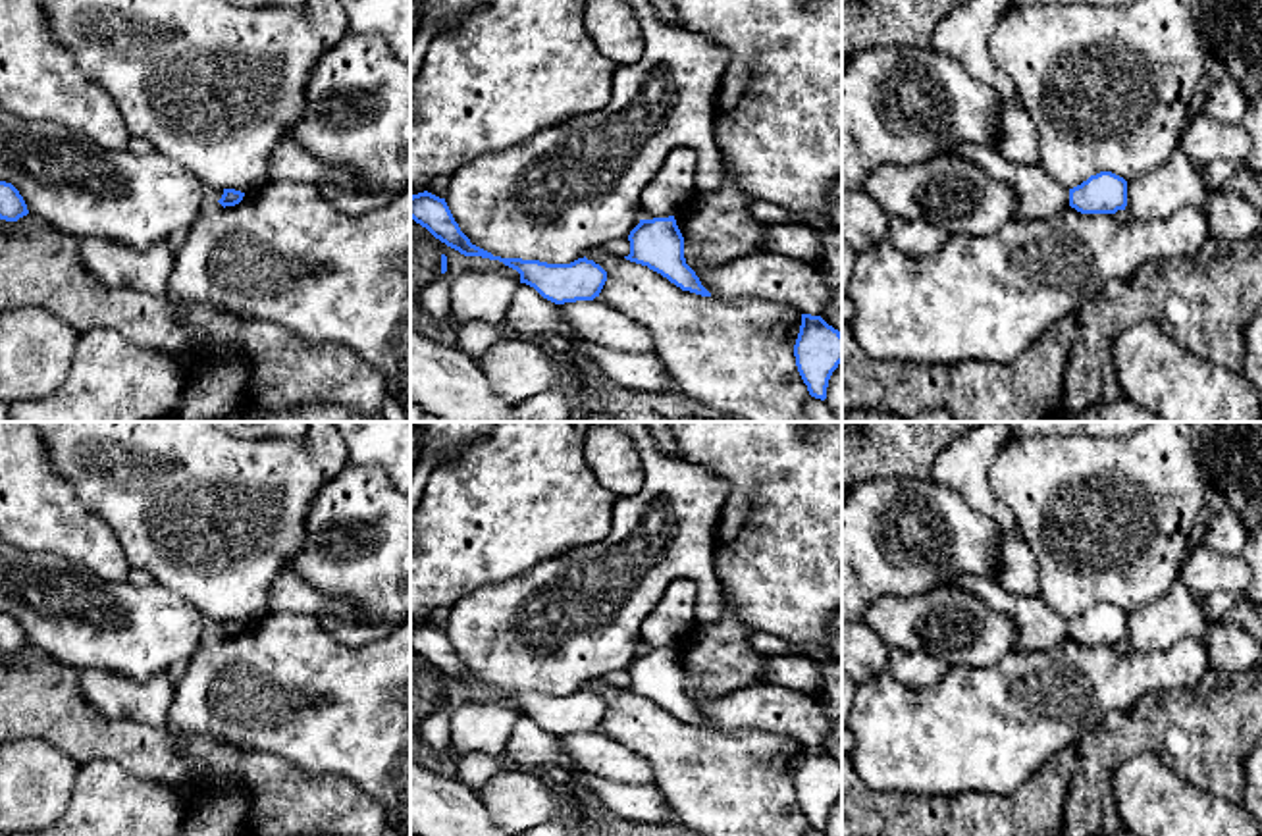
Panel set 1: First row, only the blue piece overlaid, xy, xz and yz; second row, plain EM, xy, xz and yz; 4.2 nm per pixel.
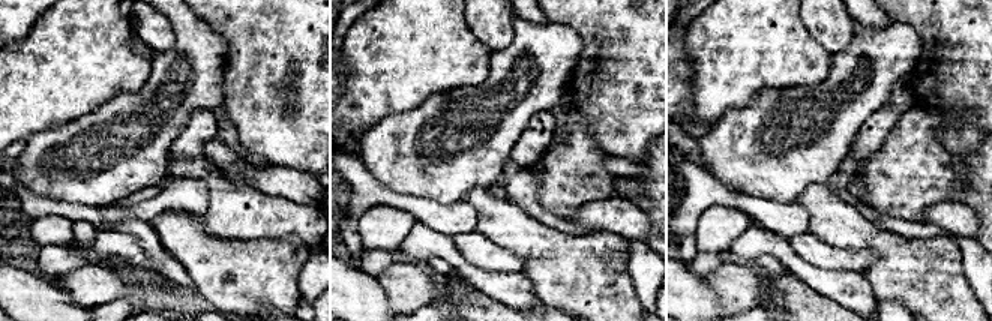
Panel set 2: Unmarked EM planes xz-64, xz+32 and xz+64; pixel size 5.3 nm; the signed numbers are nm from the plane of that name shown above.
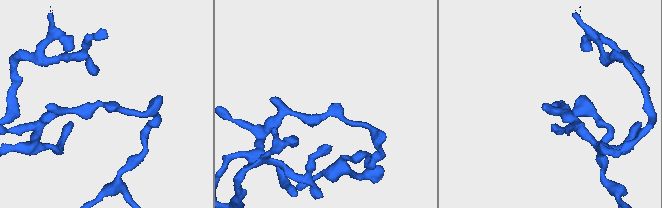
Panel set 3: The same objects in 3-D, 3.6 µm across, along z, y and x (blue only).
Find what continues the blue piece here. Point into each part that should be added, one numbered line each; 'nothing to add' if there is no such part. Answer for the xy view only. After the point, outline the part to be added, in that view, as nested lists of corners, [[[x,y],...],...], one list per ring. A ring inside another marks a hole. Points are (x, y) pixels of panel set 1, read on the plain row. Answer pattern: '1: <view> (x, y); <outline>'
nothing to add

